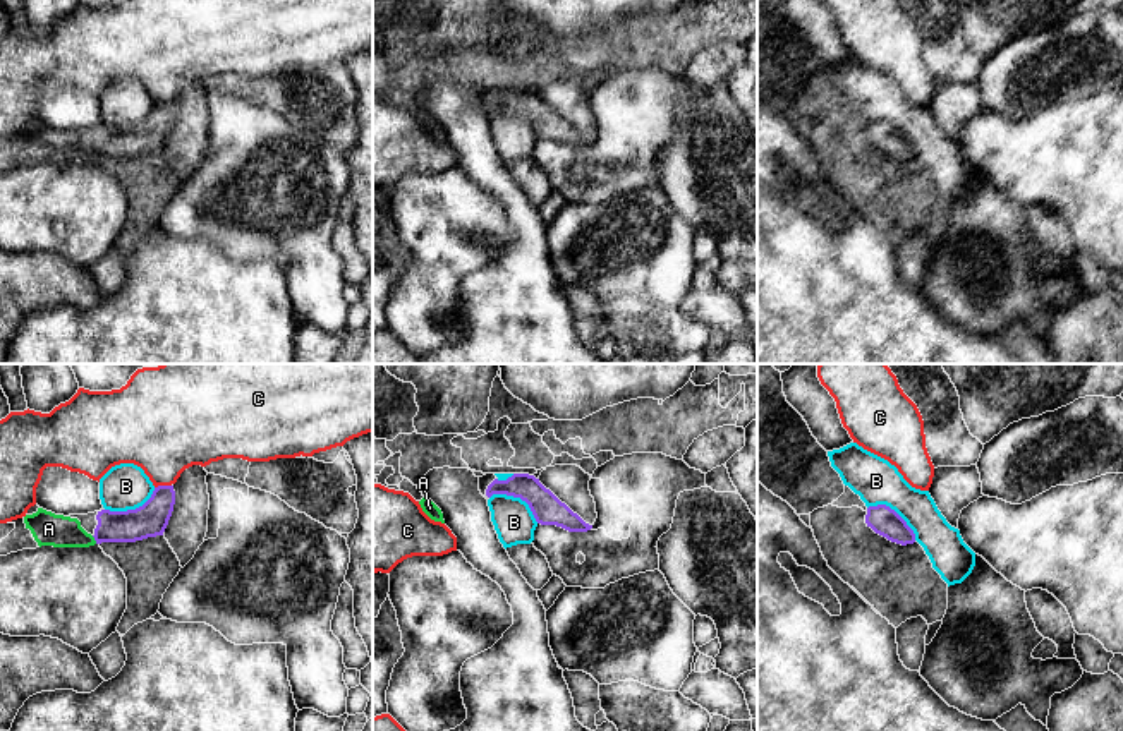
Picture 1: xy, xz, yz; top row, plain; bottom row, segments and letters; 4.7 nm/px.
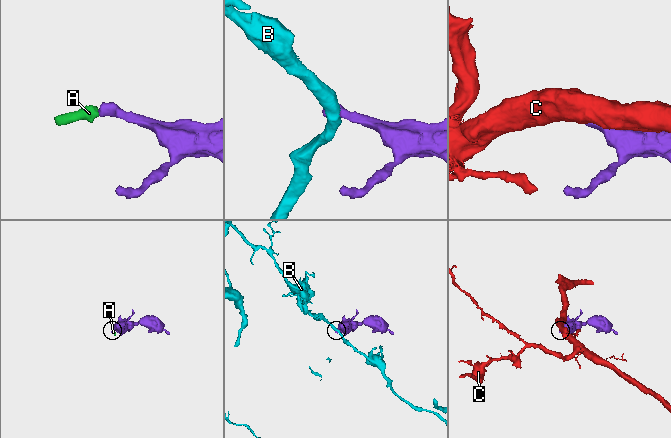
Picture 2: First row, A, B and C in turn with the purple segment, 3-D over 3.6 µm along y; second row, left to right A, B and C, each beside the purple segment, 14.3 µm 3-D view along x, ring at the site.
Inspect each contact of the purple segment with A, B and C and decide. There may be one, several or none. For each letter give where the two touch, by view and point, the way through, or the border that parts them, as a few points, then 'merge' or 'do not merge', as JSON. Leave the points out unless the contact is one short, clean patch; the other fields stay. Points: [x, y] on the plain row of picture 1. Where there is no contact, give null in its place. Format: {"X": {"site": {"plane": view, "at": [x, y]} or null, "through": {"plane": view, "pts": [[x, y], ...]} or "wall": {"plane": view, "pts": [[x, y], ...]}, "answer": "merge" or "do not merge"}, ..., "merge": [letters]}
{"A": {"site": {"plane": "xy", "at": [95, 155]}, "through": {"plane": "xy", "pts": [[131, 141], [114, 141], [95, 155], [81, 155], [48, 144]]}, "answer": "merge"}, "B": {"site": {"plane": "xz", "at": [517, 112]}, "wall": {"plane": "xz", "pts": [[490, 112], [519, 112], [538, 138]]}, "answer": "do not merge"}, "C": {"site": {"plane": "xy", "at": [162, 102]}, "answer": "do not merge"}, "merge": ["A"]}

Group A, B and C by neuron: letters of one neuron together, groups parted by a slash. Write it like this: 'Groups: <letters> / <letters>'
Groups: A / B / C

